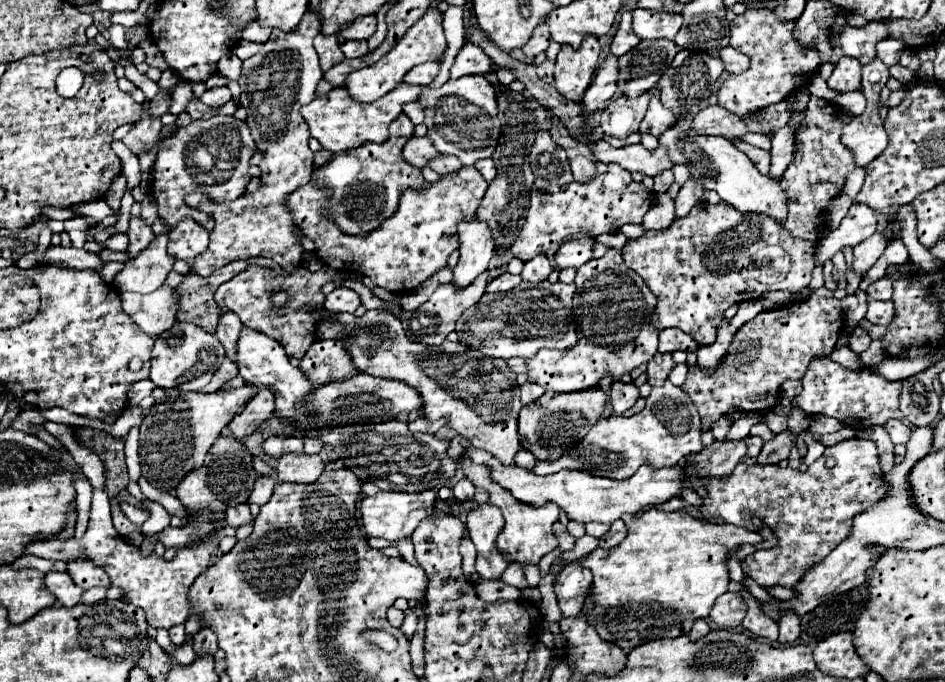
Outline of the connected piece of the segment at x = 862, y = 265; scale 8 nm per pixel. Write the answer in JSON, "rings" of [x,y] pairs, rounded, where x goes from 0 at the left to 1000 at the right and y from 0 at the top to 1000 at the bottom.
{"rings":[[[933,314],[933,317],[929,320],[929,340],[927,340],[925,346],[921,346],[919,352],[910,355],[910,358],[904,364],[902,393],[904,393],[906,402],[916,402],[916,399],[925,390],[925,384],[933,375],[935,364],[940,361],[940,355],[935,355],[933,346],[931,346],[931,337],[938,331],[938,326],[940,326],[940,323],[938,323],[938,317]]]}

